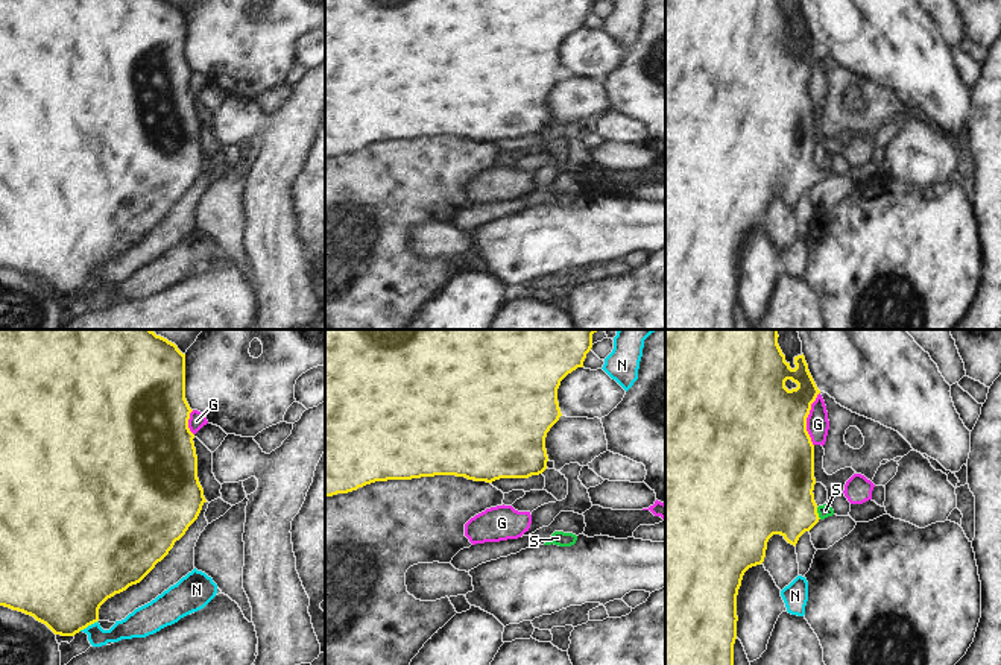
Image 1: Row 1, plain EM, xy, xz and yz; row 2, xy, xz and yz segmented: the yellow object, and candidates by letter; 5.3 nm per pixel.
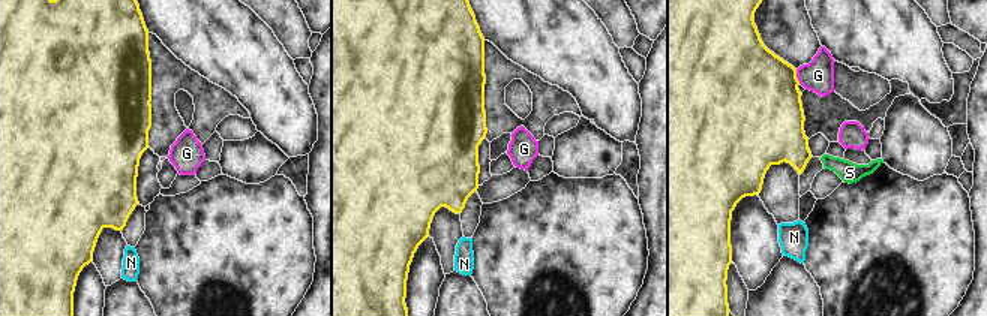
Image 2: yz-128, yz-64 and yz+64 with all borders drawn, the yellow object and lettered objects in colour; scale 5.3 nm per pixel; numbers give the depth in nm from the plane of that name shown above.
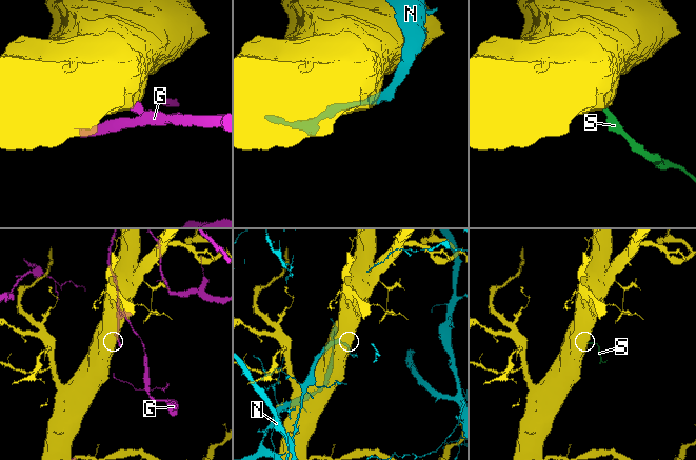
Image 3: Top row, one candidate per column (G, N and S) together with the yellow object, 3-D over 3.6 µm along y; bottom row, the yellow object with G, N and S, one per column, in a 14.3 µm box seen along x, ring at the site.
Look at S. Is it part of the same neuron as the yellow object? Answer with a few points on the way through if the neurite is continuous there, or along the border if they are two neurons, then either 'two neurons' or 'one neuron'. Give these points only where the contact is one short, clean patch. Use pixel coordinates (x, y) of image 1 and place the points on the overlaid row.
way yz (775, 495), (790, 510), (817, 513), (825, 510); one neuron

